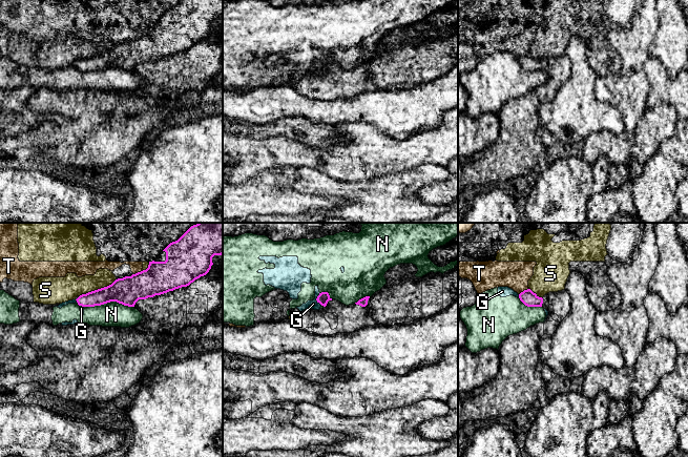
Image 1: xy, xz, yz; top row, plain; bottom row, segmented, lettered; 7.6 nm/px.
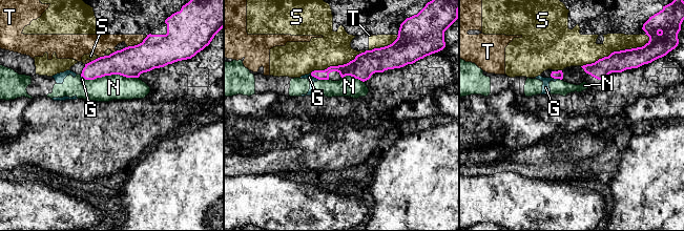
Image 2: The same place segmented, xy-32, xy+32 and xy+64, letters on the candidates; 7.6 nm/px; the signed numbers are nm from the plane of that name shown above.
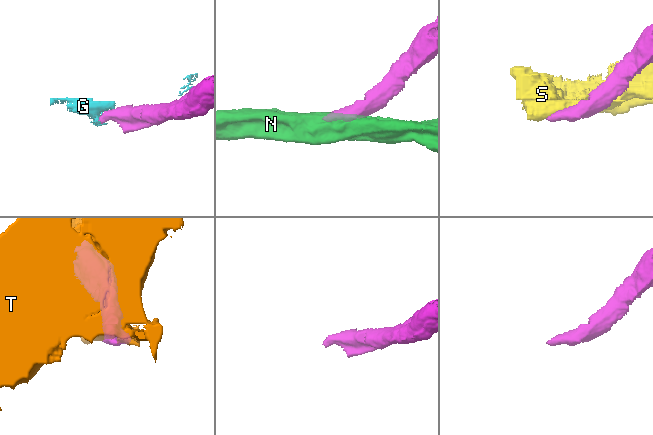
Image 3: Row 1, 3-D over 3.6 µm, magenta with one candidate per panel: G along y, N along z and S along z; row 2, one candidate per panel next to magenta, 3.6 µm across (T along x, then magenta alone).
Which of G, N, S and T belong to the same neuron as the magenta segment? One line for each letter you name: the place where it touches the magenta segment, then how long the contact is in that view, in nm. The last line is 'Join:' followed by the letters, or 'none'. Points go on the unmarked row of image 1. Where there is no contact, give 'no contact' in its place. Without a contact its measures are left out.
Join: none

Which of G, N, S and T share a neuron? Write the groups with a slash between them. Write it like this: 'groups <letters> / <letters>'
groups G N / S / T

